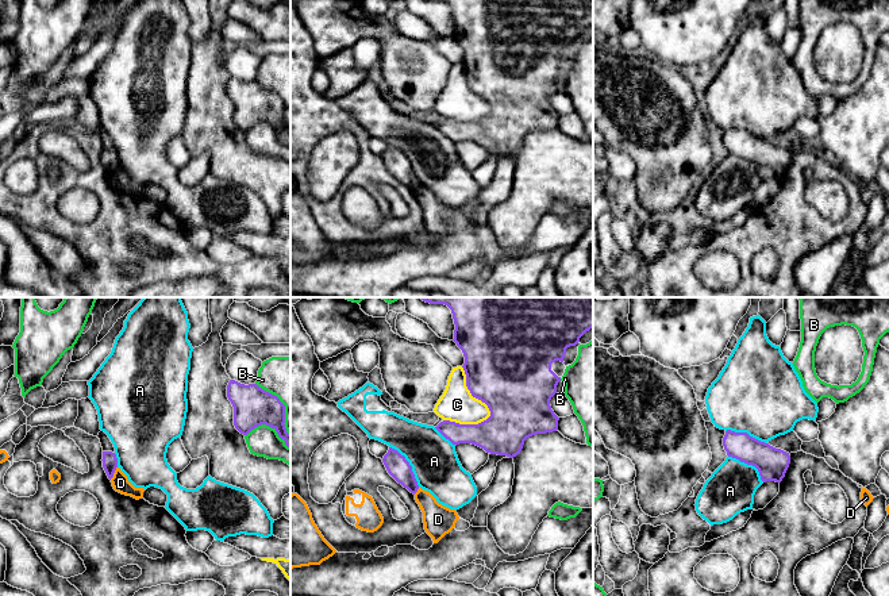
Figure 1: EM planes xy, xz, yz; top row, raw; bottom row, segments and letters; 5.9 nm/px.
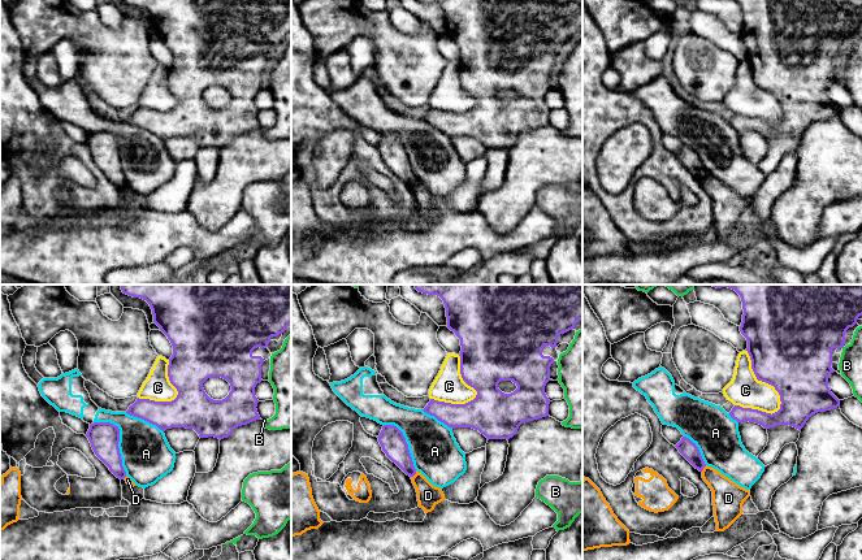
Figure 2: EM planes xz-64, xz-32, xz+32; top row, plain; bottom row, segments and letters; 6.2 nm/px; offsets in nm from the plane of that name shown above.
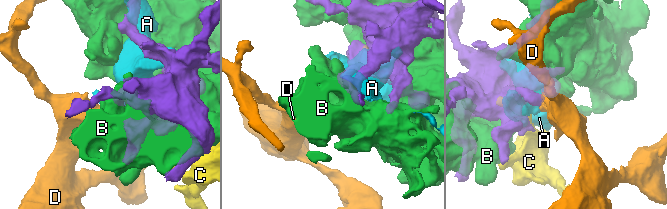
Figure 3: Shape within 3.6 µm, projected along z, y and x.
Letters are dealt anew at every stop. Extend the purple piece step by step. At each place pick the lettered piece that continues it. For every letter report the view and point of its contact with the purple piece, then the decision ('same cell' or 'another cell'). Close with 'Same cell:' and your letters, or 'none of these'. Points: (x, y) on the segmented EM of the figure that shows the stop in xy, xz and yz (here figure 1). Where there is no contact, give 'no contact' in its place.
A: meets purple in xz at (410, 465); another cell
B: meets purple in xy at (269, 426); another cell
C: meets purple in xz at (476, 398); another cell
D: meets purple in xy at (114, 472); another cell
Same cell: none of these

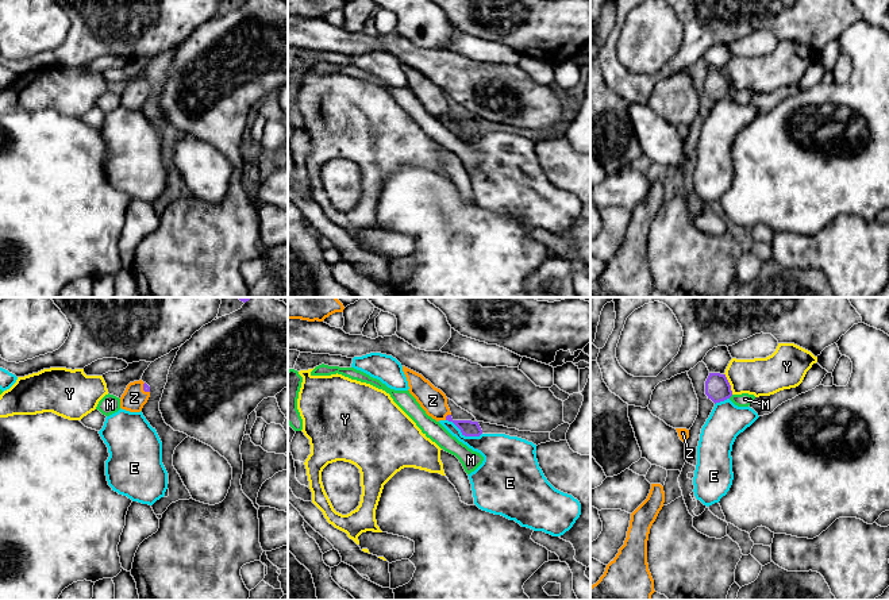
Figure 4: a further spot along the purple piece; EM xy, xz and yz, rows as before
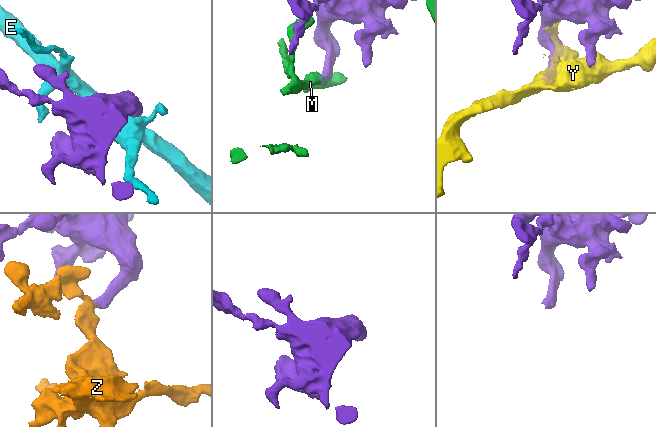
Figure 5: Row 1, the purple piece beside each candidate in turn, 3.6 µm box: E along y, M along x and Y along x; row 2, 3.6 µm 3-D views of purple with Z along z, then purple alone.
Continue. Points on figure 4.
E: meets purple in xz at (464, 434); another cell
M: meets purple in yz at (730, 396); another cell
Y: meets purple in yz at (728, 384); another cell
Z: meets purple in xz at (446, 416); same cell
Same cell: Z

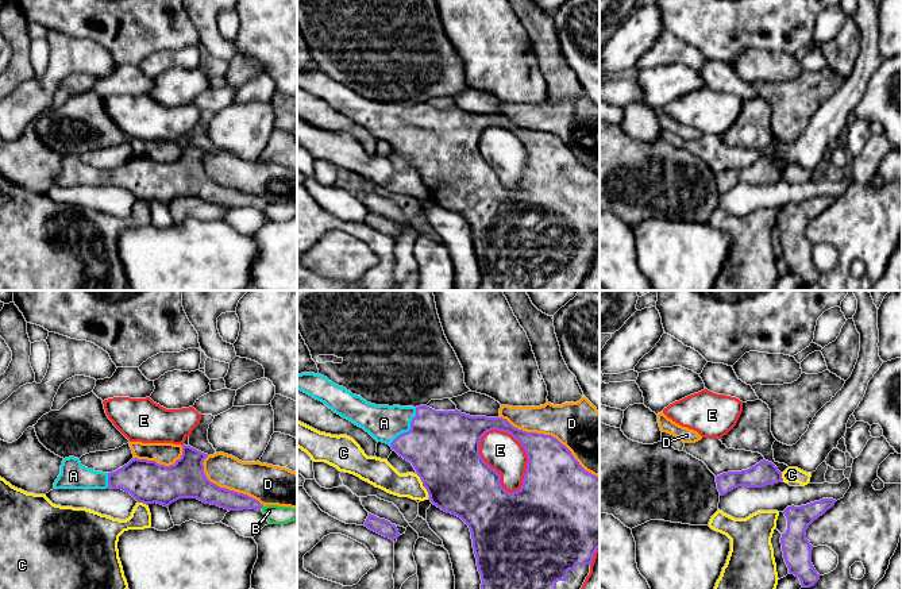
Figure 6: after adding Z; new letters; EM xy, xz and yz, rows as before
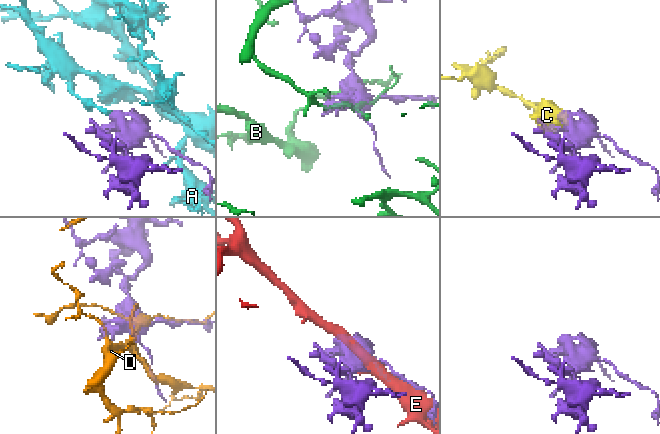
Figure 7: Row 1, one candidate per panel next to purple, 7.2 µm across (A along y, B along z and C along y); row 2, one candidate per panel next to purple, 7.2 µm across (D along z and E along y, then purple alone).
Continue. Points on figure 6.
A: meets purple in xz at (411, 428); same cell
B: meets purple in xy at (261, 507); another cell
C: meets purple in xz at (424, 487); another cell
D: meets purple in xz at (550, 435); another cell
E: meets purple in xz at (486, 464); another cell
Same cell: A

